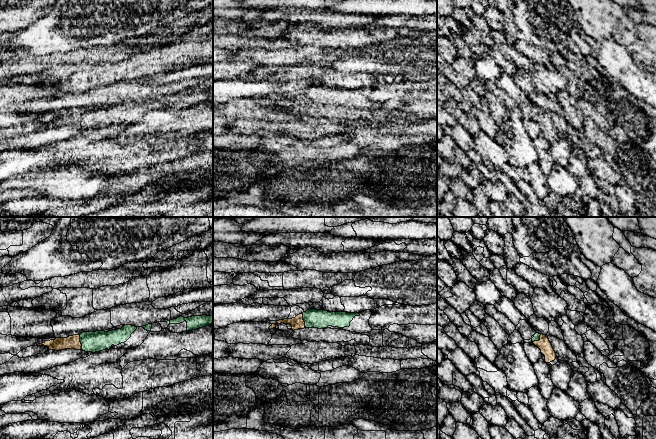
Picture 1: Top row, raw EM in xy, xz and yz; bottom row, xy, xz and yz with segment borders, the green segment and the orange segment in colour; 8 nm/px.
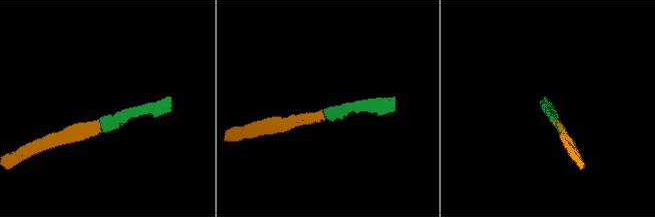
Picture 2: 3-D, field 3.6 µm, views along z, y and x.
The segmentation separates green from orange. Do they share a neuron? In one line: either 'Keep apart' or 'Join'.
Join

